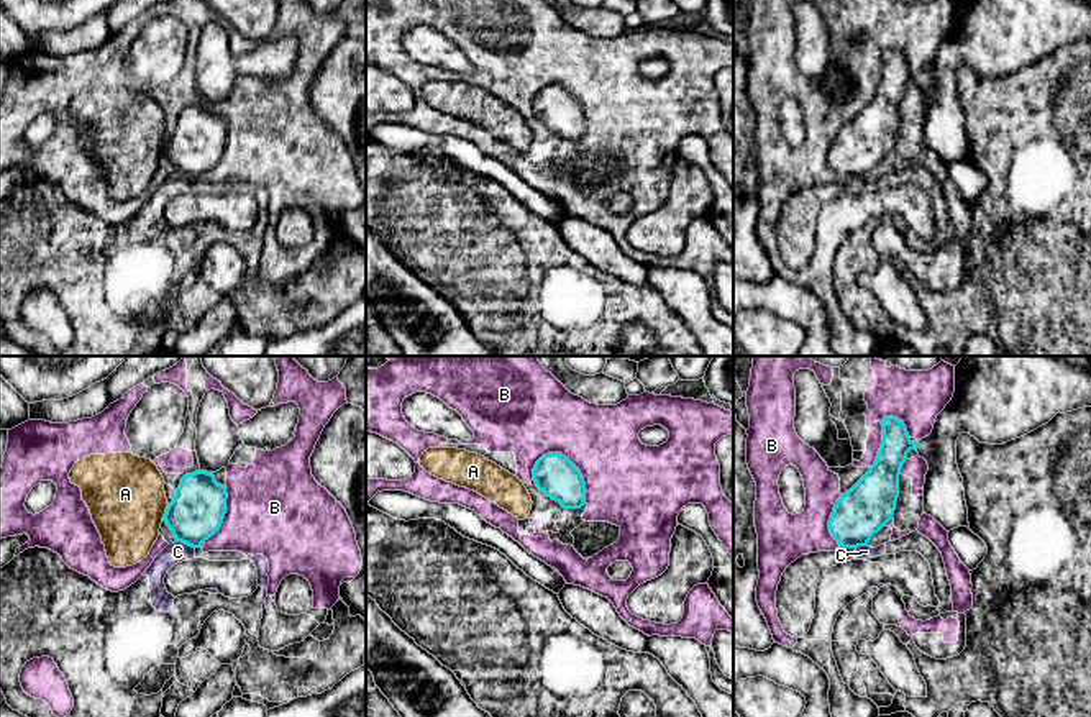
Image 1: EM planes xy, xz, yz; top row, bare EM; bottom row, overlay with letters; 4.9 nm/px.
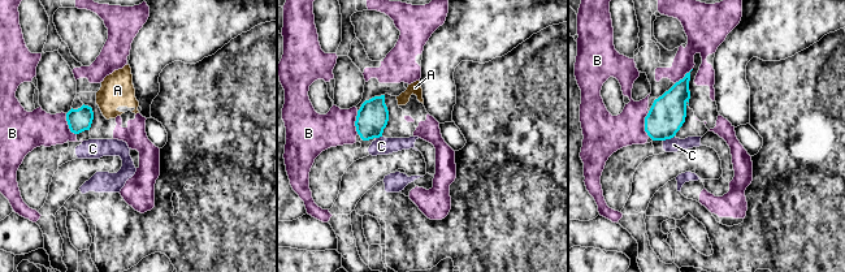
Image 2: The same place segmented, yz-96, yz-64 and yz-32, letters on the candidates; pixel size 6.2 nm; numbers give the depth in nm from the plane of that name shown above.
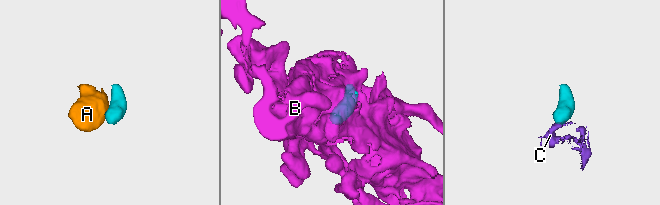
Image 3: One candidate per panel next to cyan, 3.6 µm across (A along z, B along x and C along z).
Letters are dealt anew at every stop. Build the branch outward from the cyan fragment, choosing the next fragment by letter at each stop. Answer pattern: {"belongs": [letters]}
{"belongs": []}

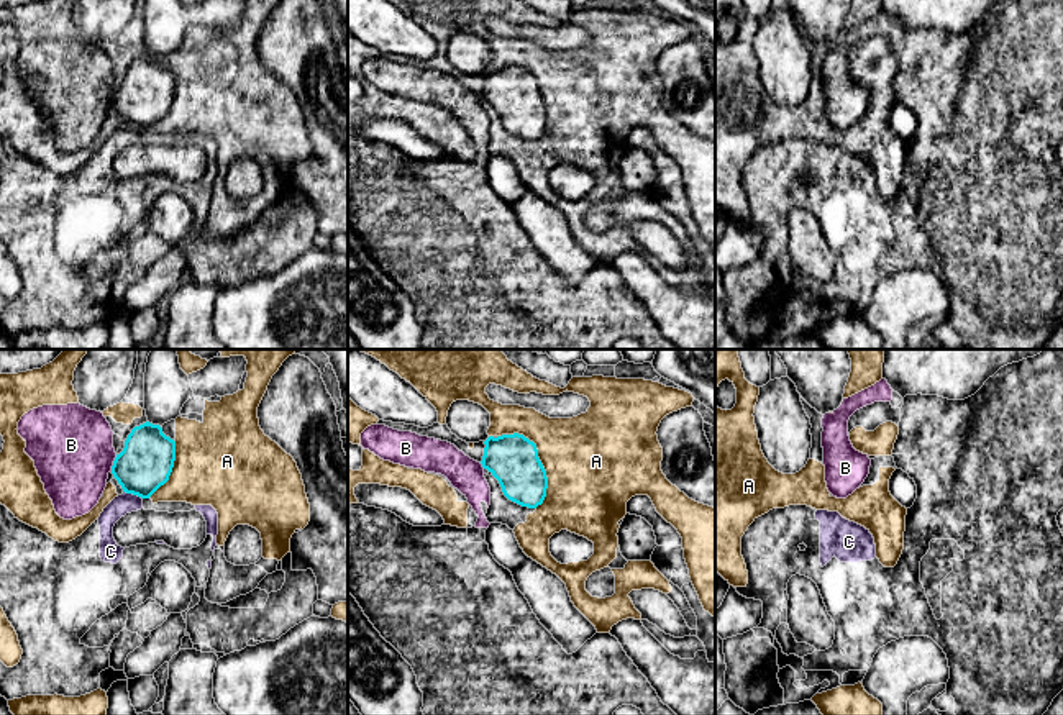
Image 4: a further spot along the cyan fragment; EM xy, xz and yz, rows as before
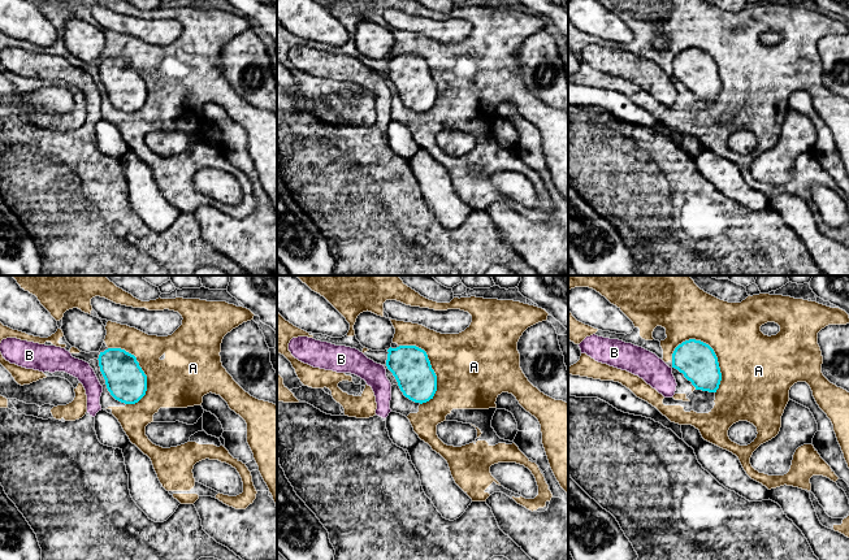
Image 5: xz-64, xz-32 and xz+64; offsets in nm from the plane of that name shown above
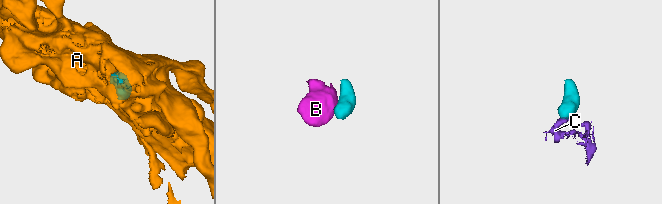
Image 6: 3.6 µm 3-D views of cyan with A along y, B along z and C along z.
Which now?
{"belongs": []}

